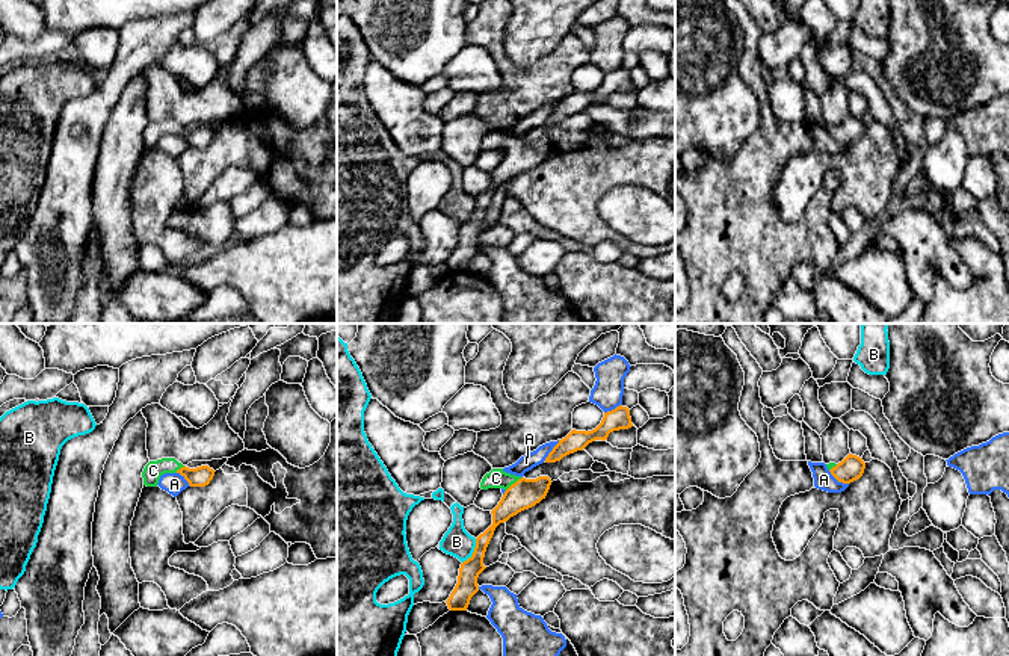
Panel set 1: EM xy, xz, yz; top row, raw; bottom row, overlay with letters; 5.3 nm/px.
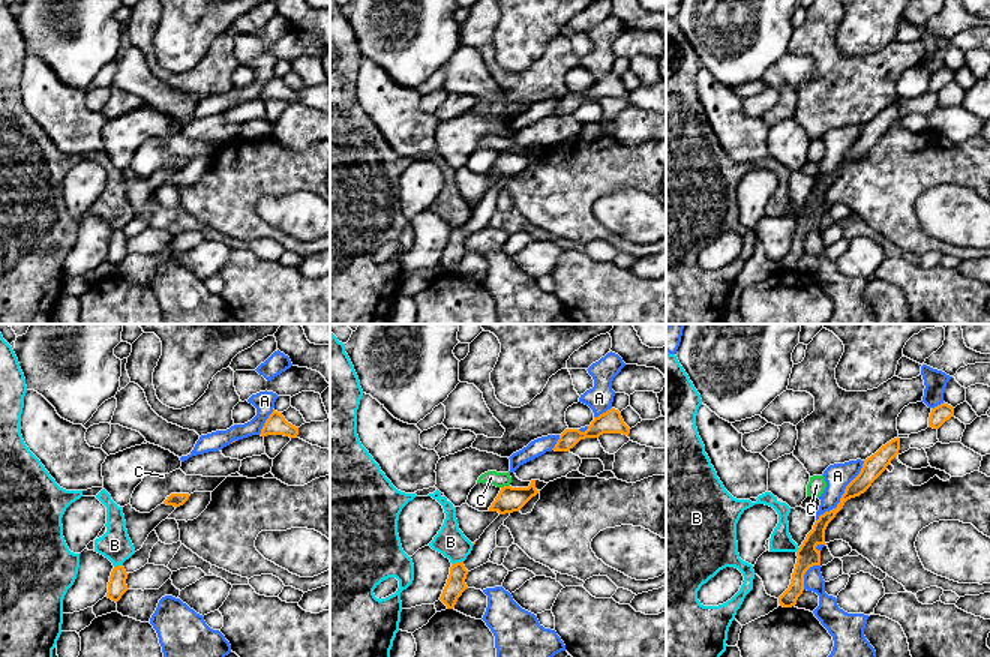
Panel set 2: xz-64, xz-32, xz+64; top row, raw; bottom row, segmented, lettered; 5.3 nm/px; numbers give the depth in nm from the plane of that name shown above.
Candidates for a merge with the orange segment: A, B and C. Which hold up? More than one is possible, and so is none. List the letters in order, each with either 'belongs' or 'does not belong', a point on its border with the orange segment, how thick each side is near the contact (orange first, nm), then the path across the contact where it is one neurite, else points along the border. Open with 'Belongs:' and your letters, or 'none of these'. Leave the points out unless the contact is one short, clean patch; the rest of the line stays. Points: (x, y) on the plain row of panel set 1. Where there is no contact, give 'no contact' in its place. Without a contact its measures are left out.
Belongs: C
A: does not belong; contact yz (839, 142); calibres 130 and 100 nm
B: does not belong; contact xz (475, 212); calibres 110 and 160 nm; border xz (476, 200), (473, 213), (462, 224)
C: belongs; contact xz (515, 144); calibres 160 and 100 nm; way xz (524, 154), (515, 144), (496, 139)

